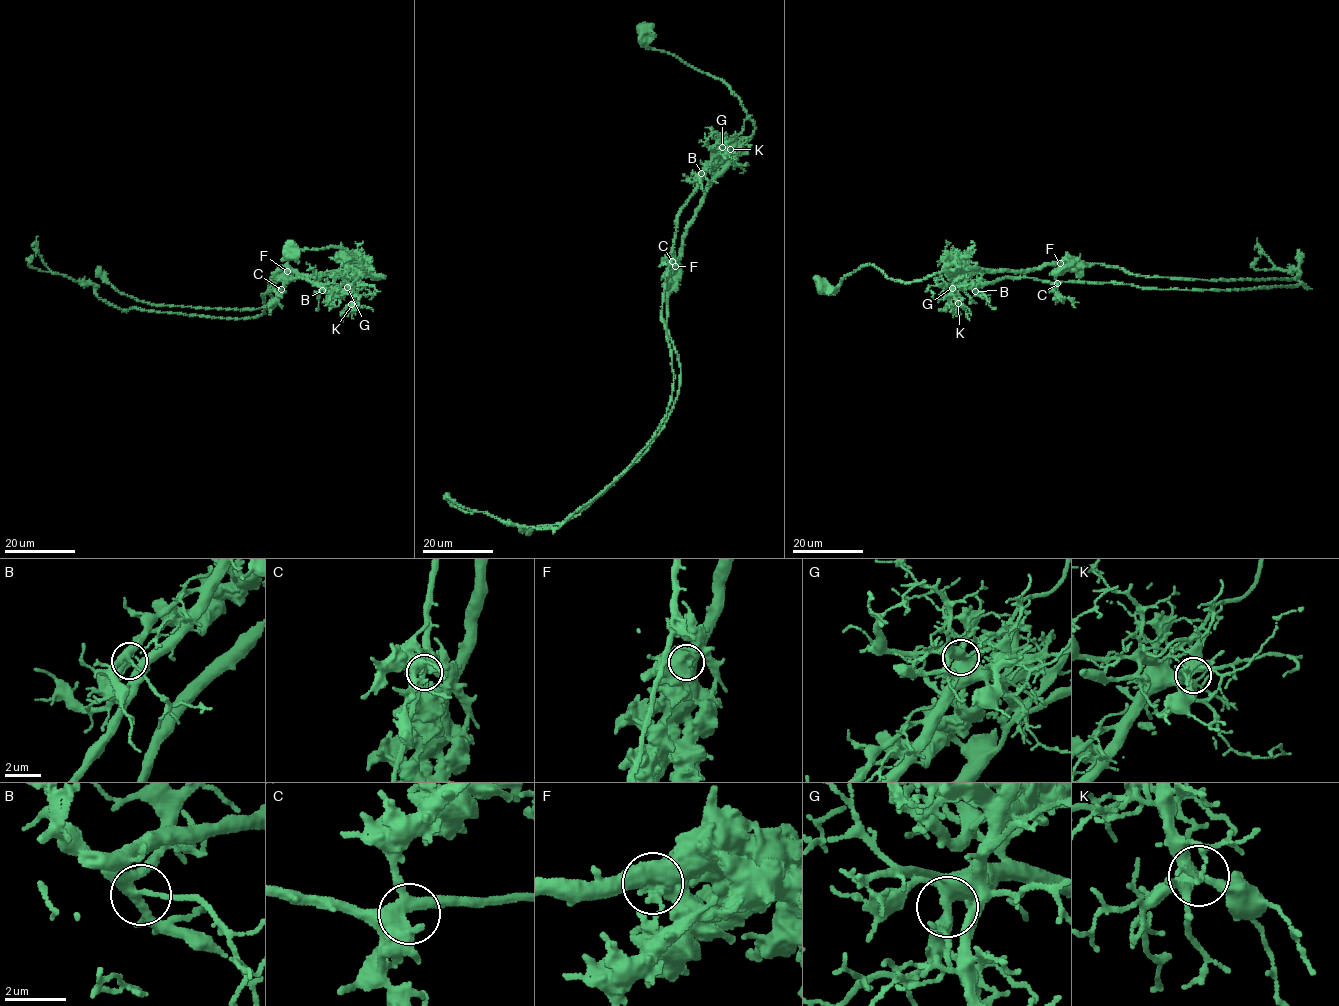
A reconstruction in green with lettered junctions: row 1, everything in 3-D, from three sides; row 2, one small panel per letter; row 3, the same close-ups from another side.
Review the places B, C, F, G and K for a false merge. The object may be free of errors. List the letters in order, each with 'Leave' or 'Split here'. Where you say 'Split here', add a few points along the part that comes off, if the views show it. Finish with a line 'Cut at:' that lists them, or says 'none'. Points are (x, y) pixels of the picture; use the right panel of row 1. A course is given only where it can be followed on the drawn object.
B: Leave
C: Leave
F: Split here. Course of the part to remove: (1060, 263), (1058, 282), (1198, 290), (1306, 286), (1300, 283), (1294, 269), (1257, 270), (1253, 263), (1259, 257)
G: Leave
K: Leave
Cut at: F

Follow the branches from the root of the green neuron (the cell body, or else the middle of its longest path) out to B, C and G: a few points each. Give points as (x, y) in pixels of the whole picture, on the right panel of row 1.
B: (825, 287), (835, 288), (846, 275), (870, 264), (907, 283), (951, 272), (975, 291)
C: (825, 287), (835, 288), (846, 275), (870, 264), (907, 283), (944, 271), (974, 287), (1005, 278), (1057, 283)
G: (825, 287), (835, 288), (846, 275), (870, 264), (888, 278), (907, 283), (951, 272), (957, 277), (952, 288)

